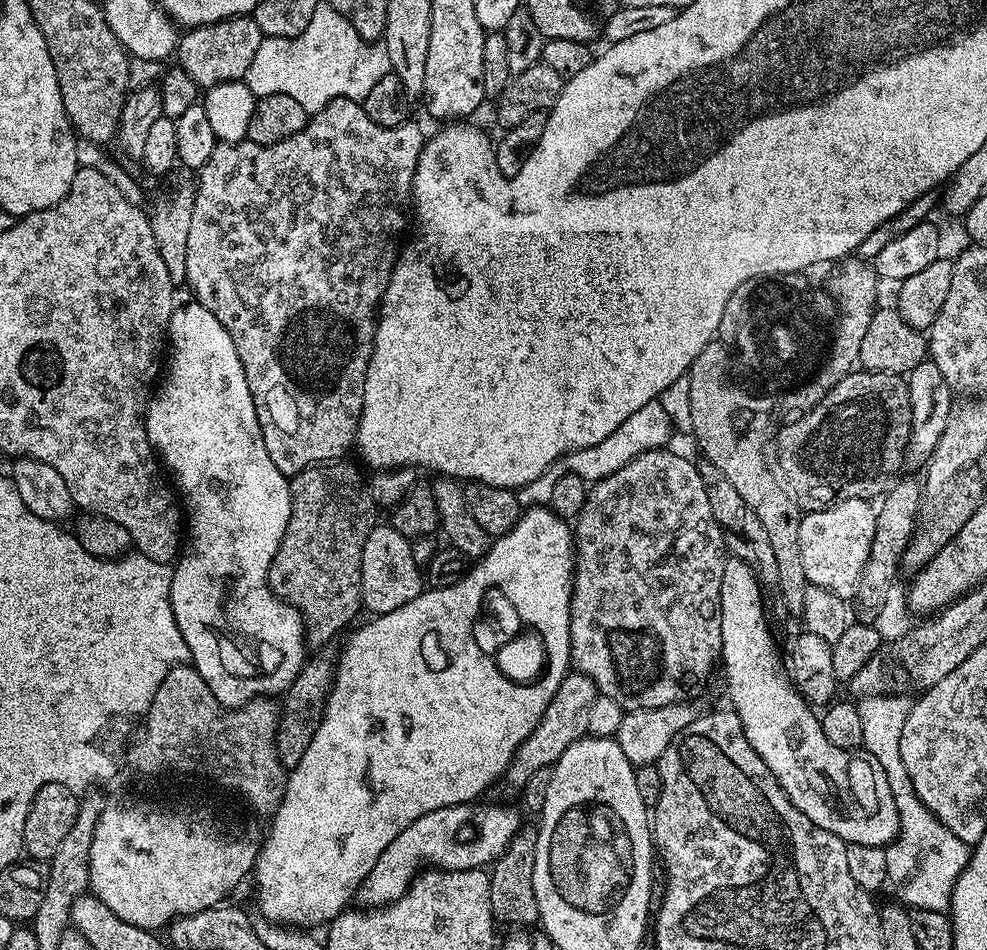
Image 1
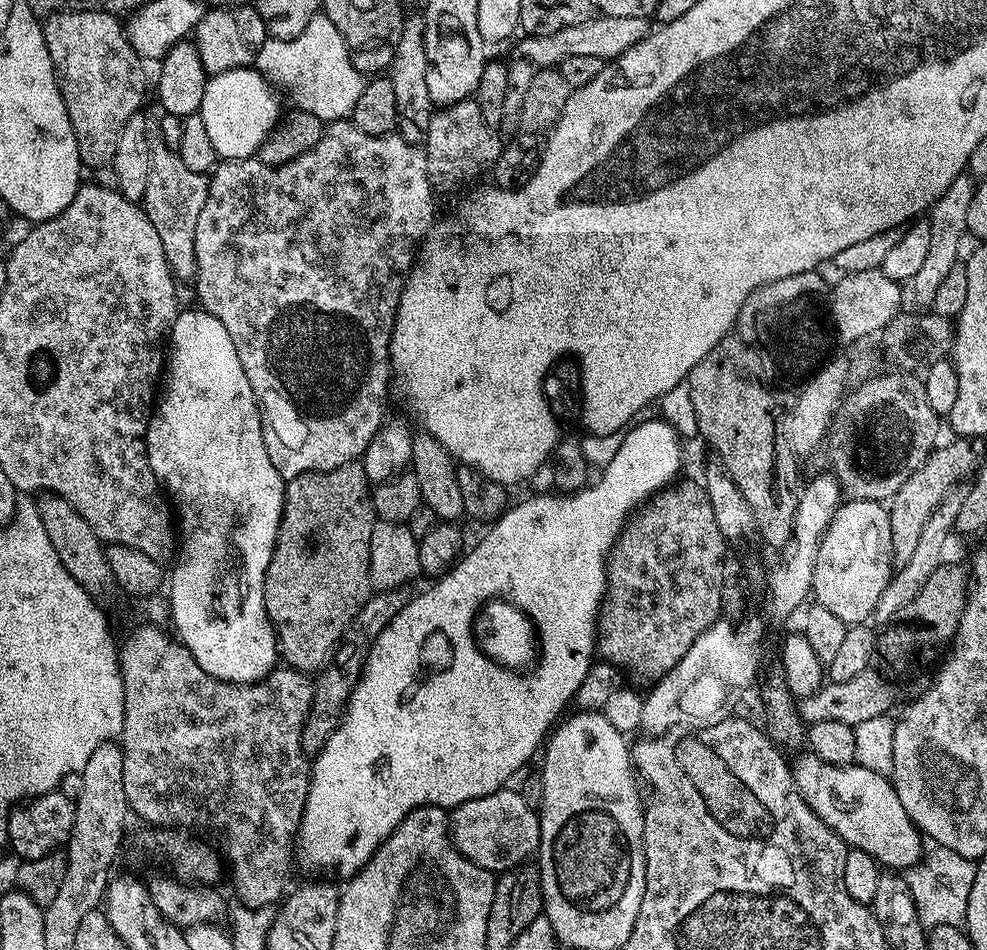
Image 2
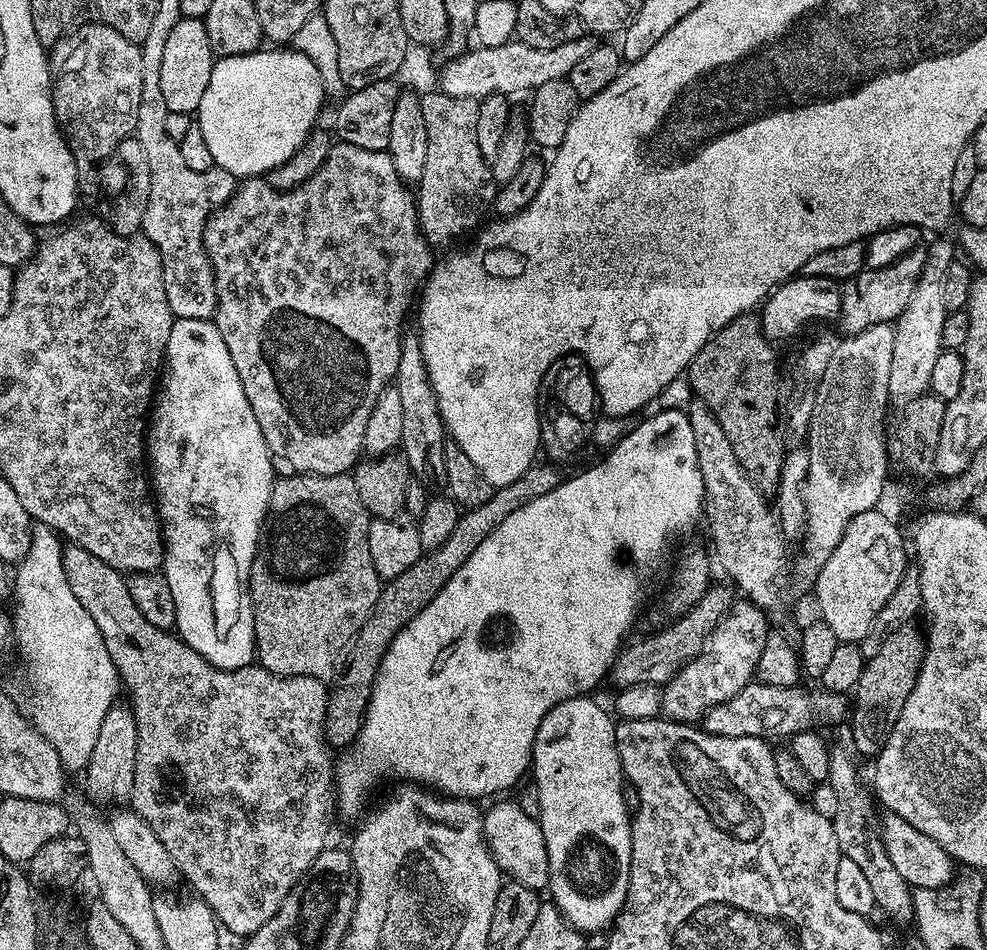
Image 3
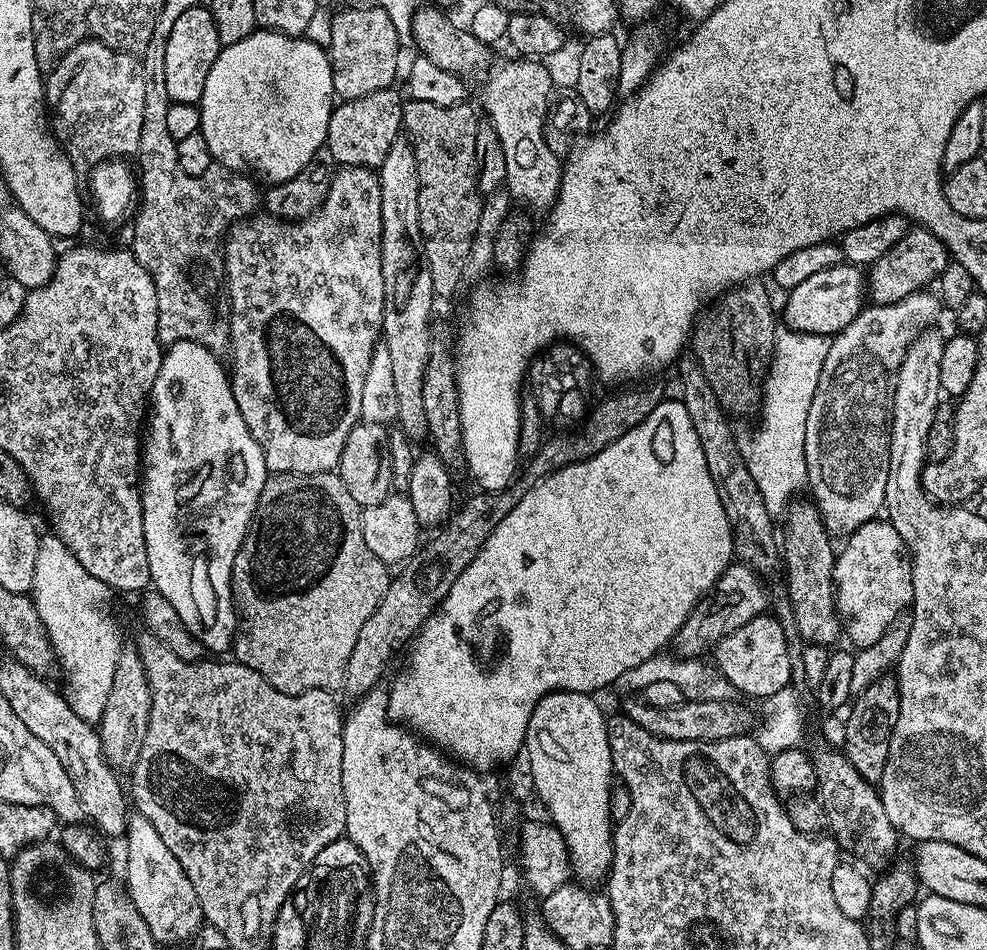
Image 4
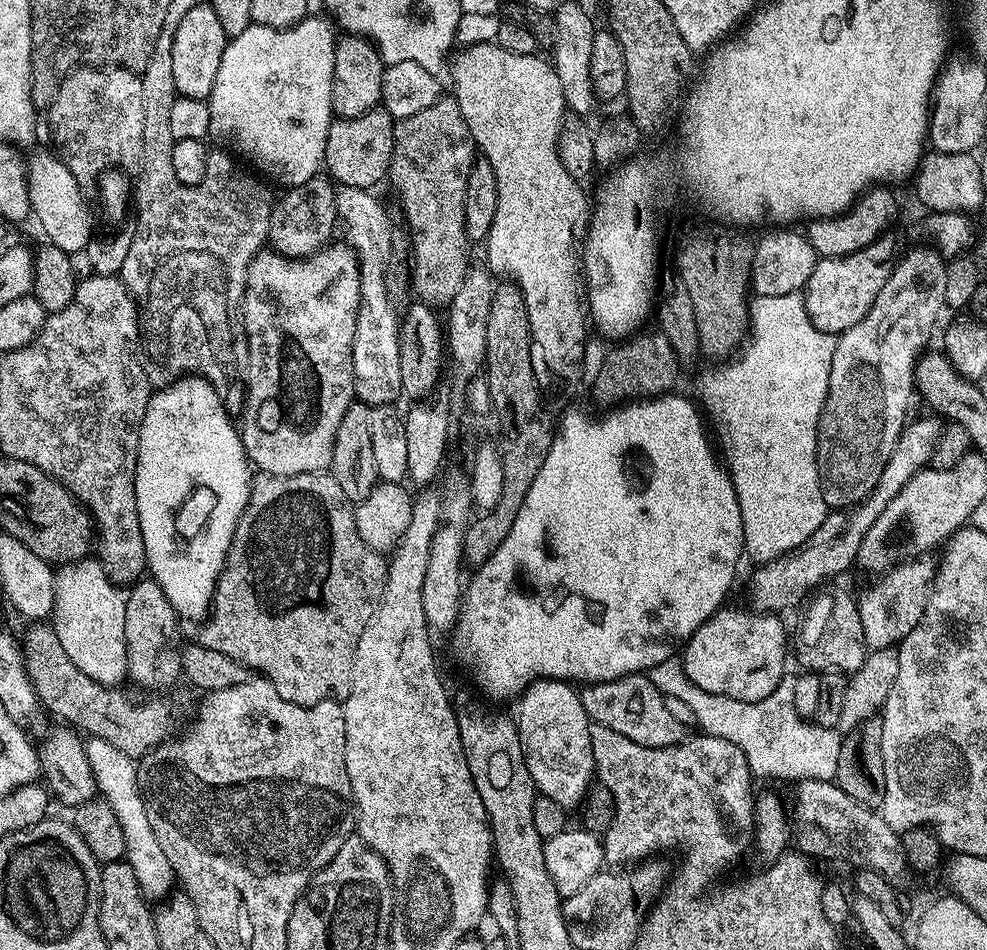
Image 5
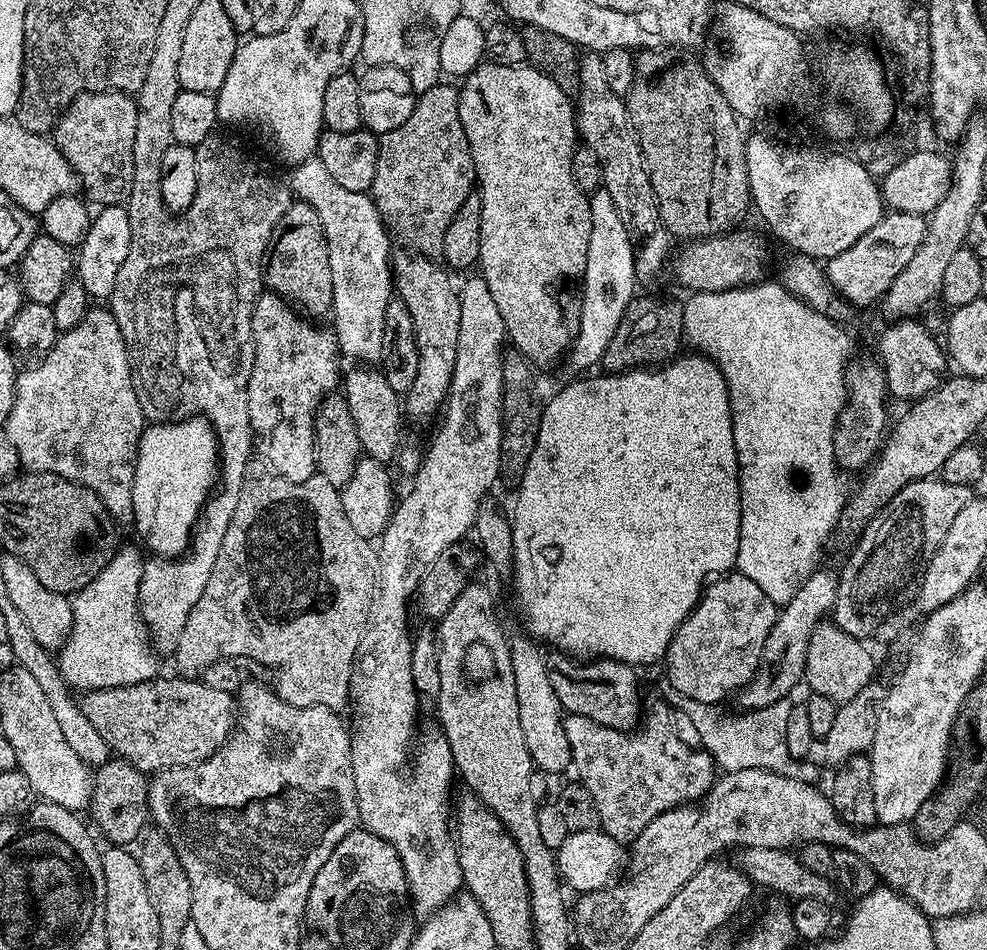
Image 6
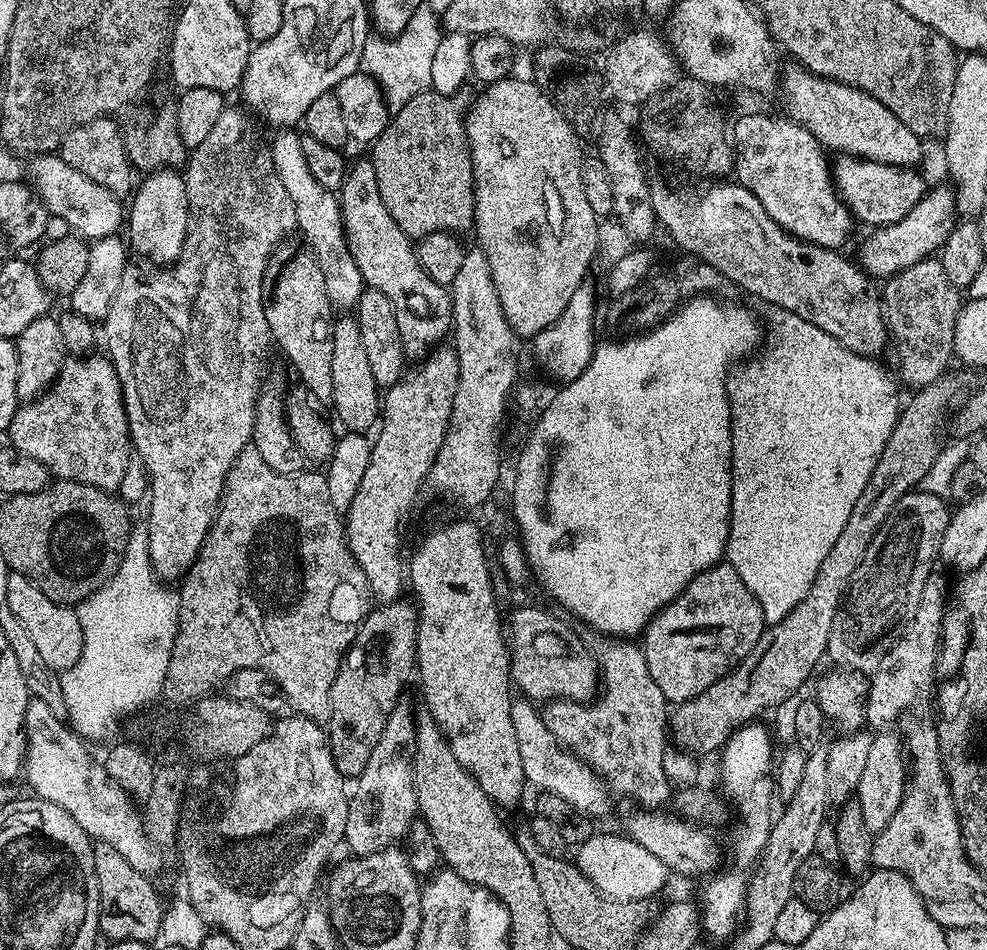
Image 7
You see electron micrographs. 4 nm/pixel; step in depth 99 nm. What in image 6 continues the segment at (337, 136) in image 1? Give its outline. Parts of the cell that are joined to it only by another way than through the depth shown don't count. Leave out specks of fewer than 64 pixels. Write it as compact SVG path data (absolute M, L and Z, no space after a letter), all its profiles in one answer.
M268 290L260 294L253 306L252 341L256 347L254 366L248 383L250 426L254 448L268 459L267 467L290 482L306 482L317 475L314 454L314 426L316 412L325 396L335 393L342 380L336 337L324 328L315 328L311 319L305 318L287 300Z

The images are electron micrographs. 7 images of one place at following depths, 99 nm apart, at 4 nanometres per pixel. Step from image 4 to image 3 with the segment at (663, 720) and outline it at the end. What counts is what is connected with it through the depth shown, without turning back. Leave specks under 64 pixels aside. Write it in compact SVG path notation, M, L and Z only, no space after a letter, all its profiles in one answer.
M753 682L747 684L734 698L714 706L702 718L704 731L719 736L746 738L758 736L773 738L784 736L791 738L799 732L806 732L817 727L816 720L822 724L840 724L849 719L850 700L842 692L803 692L803 687L787 688L786 686L770 686Z

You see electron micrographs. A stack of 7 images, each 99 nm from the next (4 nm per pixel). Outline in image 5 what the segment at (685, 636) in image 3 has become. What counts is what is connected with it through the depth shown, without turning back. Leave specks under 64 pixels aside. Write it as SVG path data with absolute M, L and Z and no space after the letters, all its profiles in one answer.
M928 416L922 417L921 420L909 419L905 423L894 450L888 455L888 461L878 482L865 500L859 500L848 508L829 511L822 526L818 526L818 530L810 534L803 548L795 548L793 552L787 552L785 556L779 556L777 560L761 564L755 569L757 572L748 580L748 600L752 603L749 605L755 611L784 614L787 608L792 608L795 604L803 605L810 594L815 593L821 585L833 578L840 578L848 567L856 564L858 550L870 526L878 522L878 514L886 510L886 506L896 497L898 490L902 490L902 486L906 486L906 482L910 482L914 474L918 474L932 463L942 424L939 419Z

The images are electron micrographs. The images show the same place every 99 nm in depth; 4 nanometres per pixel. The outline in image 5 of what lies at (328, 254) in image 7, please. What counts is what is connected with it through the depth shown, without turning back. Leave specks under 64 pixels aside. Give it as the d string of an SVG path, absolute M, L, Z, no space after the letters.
M336 188L336 214L342 221L342 228L348 231L347 243L356 254L360 265L360 305L356 311L354 342L352 343L352 369L356 375L356 396L369 406L388 406L395 396L401 395L398 374L398 346L400 345L400 325L398 312L392 309L388 297L388 251L392 248L392 234L388 230L388 216L384 208L372 197L371 191L362 188Z

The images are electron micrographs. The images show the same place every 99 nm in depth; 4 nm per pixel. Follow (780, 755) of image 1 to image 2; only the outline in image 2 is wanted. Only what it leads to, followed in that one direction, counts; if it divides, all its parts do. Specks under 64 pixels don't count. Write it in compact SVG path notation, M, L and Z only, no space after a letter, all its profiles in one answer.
M811 754L803 755L791 765L794 782L810 810L841 836L848 848L870 854L888 870L907 870L921 863L922 833L902 810L902 802L898 802L898 794L885 773L866 770L855 762L831 764Z

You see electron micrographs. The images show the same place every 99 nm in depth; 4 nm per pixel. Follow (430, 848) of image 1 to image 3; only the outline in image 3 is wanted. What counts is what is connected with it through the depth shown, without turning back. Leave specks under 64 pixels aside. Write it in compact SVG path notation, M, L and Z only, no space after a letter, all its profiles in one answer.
M500 798L489 812L483 813L484 841L492 852L494 862L501 873L513 881L525 884L533 890L547 889L550 862L546 858L546 838L542 838L542 830L537 817L526 814L522 806L515 800Z

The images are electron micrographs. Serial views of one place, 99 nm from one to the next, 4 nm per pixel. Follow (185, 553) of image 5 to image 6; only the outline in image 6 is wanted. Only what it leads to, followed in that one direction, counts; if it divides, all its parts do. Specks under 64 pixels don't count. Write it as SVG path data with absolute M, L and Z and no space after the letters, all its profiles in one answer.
M190 416L187 420L174 420L167 424L149 423L144 433L140 436L140 445L136 451L136 469L134 470L134 529L144 539L143 547L152 551L151 555L156 558L179 558L188 551L194 529L204 511L204 503L208 501L210 493L218 480L218 445L216 443L216 432L207 420L199 416Z

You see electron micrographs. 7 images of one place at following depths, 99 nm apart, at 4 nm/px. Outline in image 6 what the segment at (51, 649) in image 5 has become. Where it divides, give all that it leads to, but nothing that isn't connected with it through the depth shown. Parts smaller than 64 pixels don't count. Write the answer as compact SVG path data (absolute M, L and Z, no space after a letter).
M200 678L160 679L118 688L95 688L85 691L78 700L80 712L102 734L109 749L145 774L202 763L228 743L238 720L233 693L213 690Z

